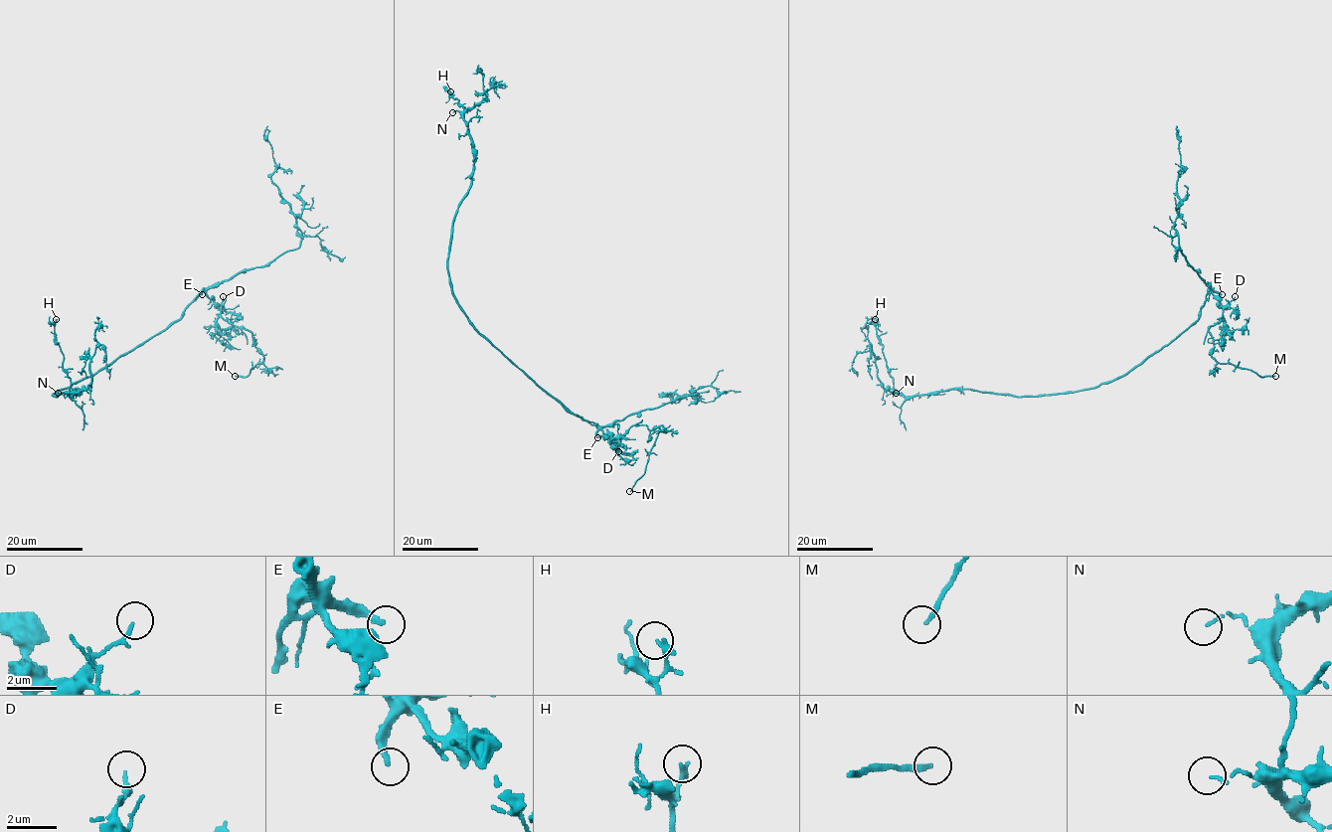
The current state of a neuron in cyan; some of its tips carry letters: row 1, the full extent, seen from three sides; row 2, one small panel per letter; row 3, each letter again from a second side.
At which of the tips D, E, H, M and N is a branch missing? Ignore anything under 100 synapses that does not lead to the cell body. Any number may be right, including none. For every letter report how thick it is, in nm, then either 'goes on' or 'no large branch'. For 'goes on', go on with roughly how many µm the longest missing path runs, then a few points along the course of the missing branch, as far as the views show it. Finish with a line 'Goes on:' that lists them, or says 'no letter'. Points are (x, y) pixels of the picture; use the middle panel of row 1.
D: 130 nm | no large branch
E: 240 nm | goes on | 40 µm | (597, 437), (588, 453), (568, 442), (559, 445), (551, 455), (542, 436)
H: 240 nm | no large branch
M: 200 nm | goes on | 40 µm
N: 100 nm | no large branch
Goes on: E, M

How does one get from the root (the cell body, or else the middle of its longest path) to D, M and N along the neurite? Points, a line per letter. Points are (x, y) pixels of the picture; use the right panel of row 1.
D: (1139, 364), (1199, 317), (1200, 308), (1208, 293), (1211, 291), (1223, 306), (1235, 296)
M: (1139, 364), (1193, 323), (1211, 291), (1223, 308), (1222, 318), (1209, 328), (1211, 356), (1261, 377), (1275, 376)
N: (1139, 364), (1124, 375), (1095, 387), (1053, 395), (1014, 397), (972, 389), (950, 389), (911, 397), (896, 393)

